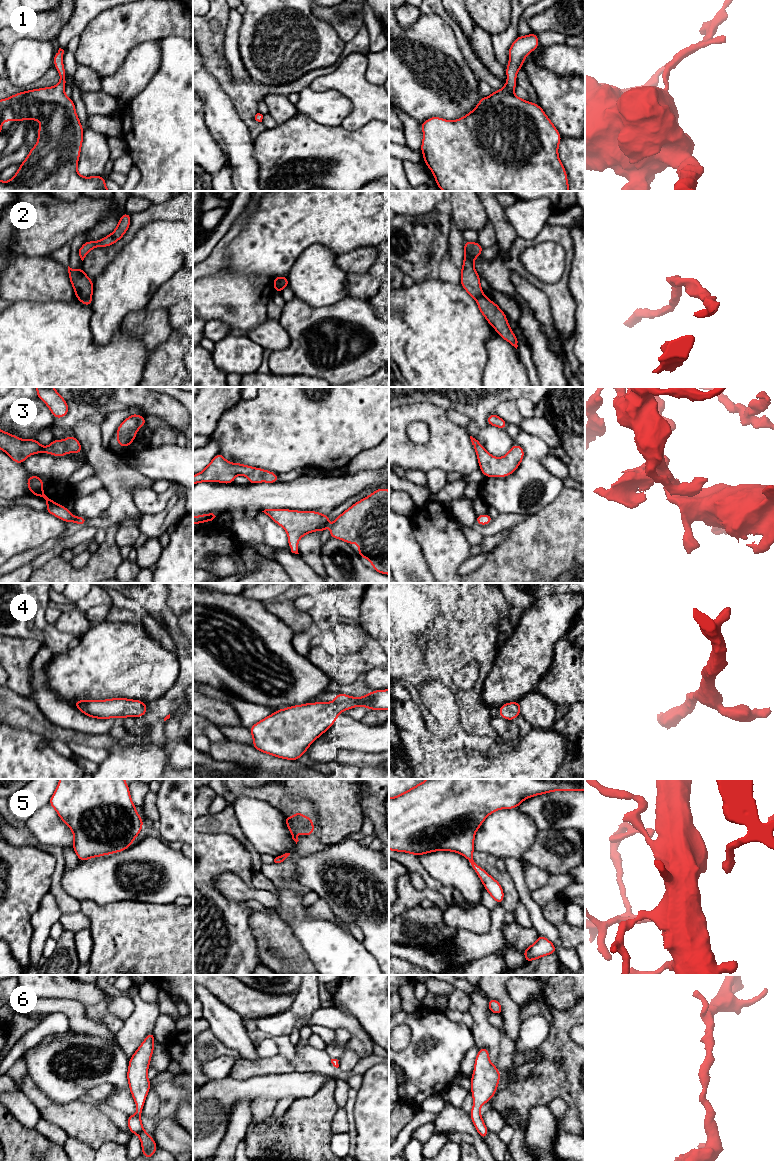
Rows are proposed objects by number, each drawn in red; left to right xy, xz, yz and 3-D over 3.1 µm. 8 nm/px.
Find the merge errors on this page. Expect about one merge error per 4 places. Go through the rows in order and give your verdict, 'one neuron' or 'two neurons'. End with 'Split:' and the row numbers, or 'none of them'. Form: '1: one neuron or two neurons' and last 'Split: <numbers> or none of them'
1: one neuron
2: one neuron
3: one neuron
4: one neuron
5: one neuron
6: one neuron
Split: none of them

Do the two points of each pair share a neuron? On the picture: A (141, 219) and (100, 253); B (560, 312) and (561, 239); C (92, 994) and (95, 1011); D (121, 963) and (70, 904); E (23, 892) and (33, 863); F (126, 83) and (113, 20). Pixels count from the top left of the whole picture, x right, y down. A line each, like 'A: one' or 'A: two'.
A: one
B: one
C: two
D: two
E: one
F: two

